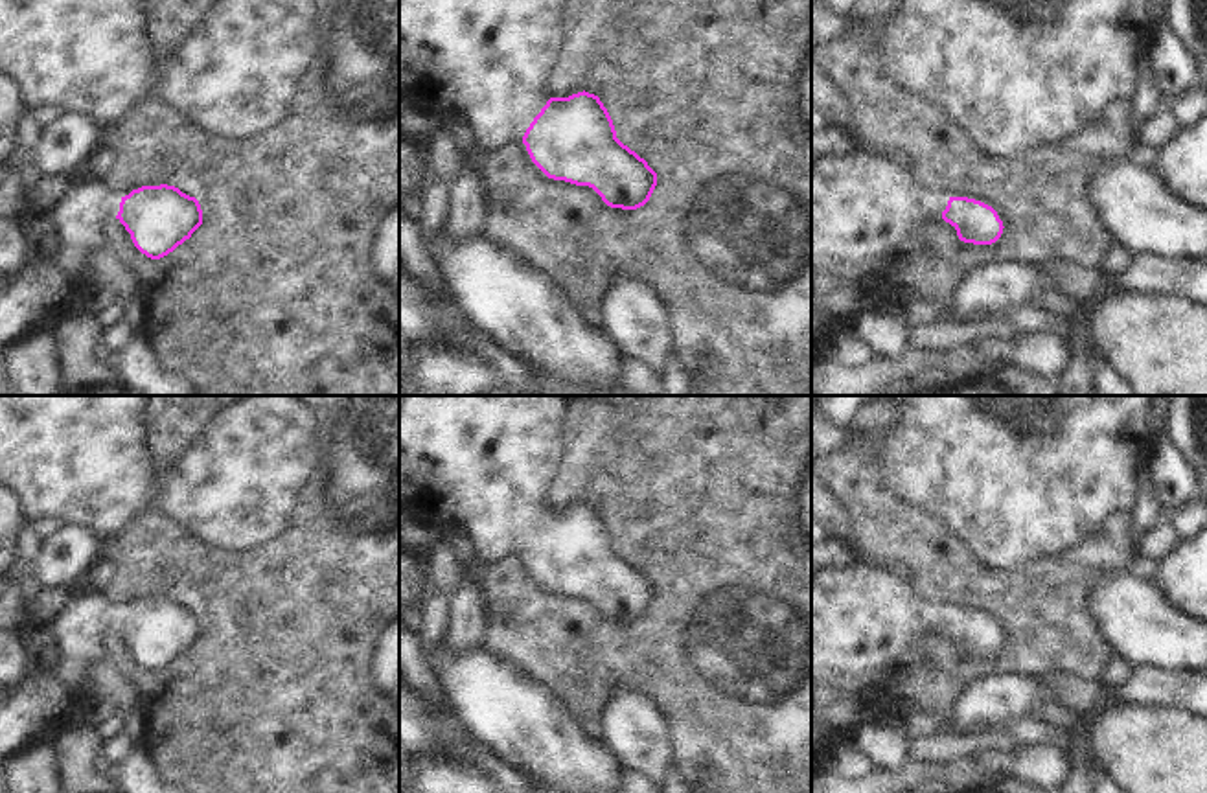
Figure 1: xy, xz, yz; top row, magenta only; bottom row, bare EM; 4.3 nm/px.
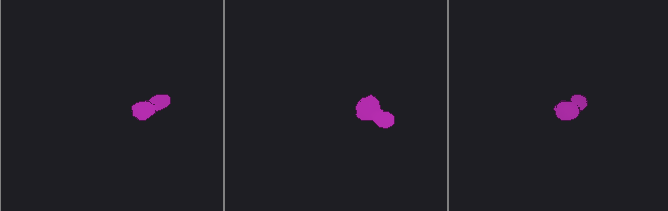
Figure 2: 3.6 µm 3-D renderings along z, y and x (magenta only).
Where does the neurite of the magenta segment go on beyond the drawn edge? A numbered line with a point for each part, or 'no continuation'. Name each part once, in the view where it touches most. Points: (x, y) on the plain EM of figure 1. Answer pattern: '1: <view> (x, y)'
1: xz (490, 462)

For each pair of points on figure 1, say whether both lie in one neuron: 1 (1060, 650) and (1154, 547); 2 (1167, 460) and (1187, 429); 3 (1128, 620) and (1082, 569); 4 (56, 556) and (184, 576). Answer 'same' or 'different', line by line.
1: different
2: different
3: different
4: different

